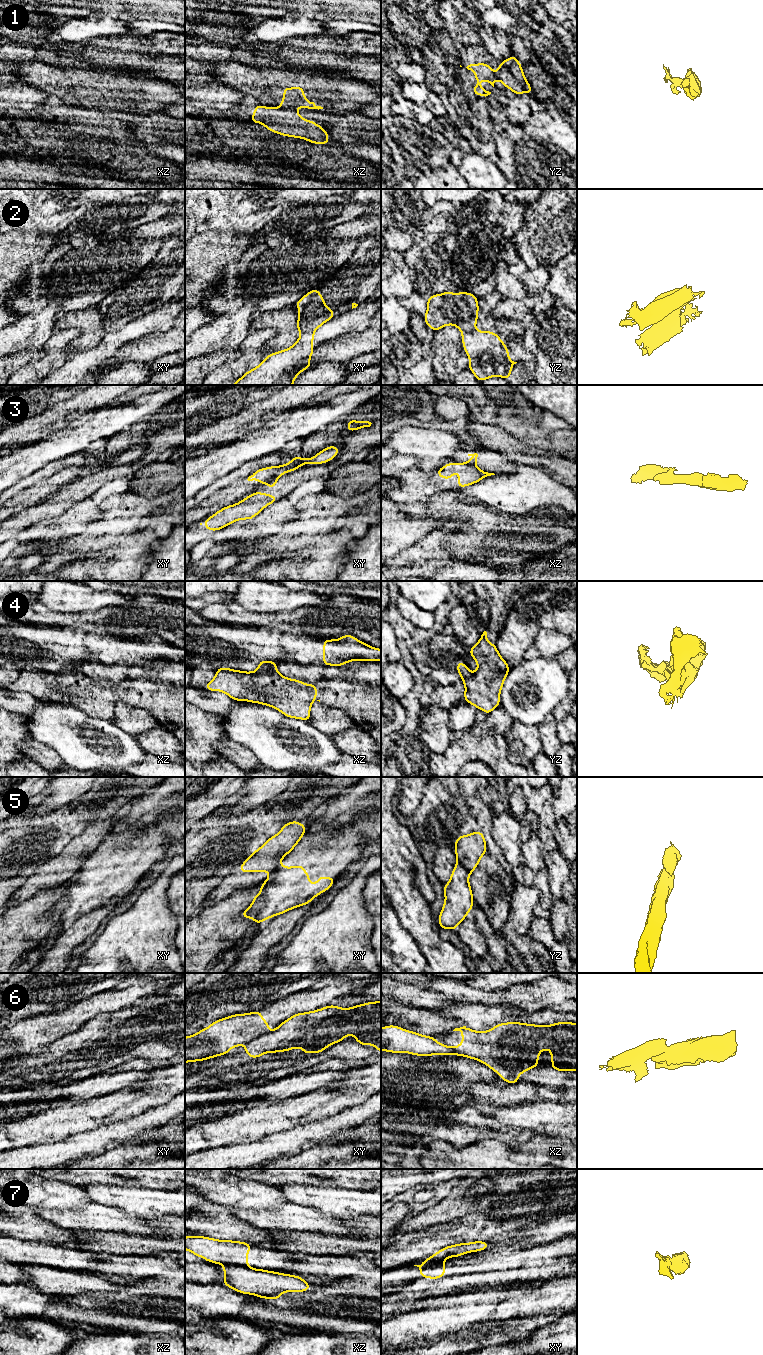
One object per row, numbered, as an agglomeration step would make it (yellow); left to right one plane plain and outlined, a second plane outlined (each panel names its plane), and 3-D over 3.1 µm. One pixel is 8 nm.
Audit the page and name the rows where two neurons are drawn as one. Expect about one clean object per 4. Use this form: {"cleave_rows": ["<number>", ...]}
{"cleave_rows": ["1", "2", "3", "4", "5", "6", "7"]}

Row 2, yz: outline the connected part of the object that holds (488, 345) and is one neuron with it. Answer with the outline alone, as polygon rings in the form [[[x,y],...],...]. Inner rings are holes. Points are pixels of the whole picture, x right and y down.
[[[492,331],[463,332],[461,337],[468,356],[468,368],[479,382],[491,377],[509,381],[511,370],[517,362],[509,358],[509,351],[499,335]]]

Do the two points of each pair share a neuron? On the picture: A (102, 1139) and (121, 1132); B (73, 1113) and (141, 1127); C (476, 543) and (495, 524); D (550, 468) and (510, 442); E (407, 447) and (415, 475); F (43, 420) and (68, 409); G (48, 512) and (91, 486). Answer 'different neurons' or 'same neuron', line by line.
A: same neuron
B: different neurons
C: same neuron
D: same neuron
E: different neurons
F: same neuron
G: same neuron

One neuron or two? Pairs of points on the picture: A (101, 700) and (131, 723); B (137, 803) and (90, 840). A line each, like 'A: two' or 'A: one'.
A: two
B: two

